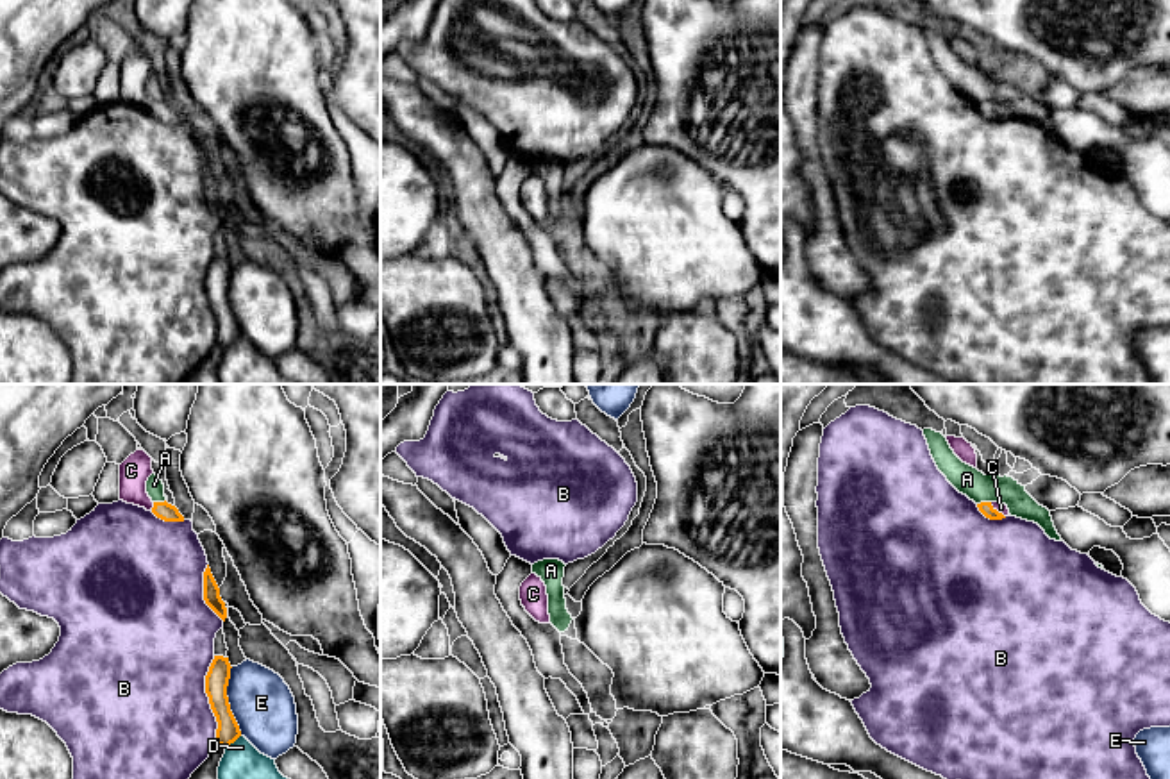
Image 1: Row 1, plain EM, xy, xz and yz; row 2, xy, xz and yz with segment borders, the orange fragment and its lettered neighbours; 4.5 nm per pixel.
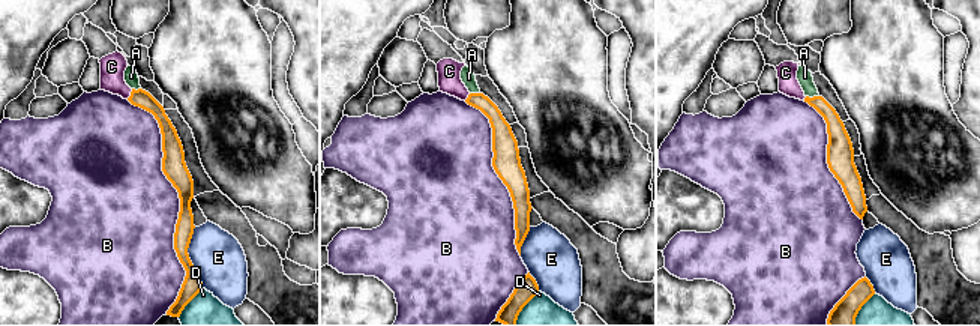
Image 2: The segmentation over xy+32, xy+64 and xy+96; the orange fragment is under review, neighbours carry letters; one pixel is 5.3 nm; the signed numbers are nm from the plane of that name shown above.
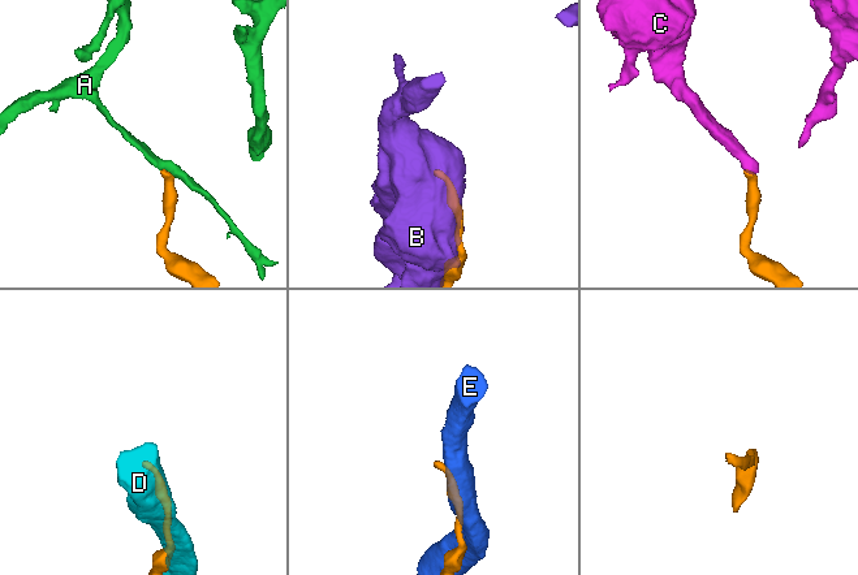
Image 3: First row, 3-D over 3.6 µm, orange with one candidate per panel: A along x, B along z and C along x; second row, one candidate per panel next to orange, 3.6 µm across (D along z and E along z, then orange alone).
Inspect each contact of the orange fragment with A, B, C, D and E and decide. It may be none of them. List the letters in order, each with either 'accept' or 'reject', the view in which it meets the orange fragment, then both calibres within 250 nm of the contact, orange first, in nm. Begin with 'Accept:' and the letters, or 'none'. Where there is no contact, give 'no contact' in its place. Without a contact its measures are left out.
Accept: C
A: reject | yz | 60/130 nm
B: reject | xy | 110/480 nm
C: accept | xy | 80/140 nm
D: reject | xy | 100/280 nm
E: reject | xy | 110/280 nm

